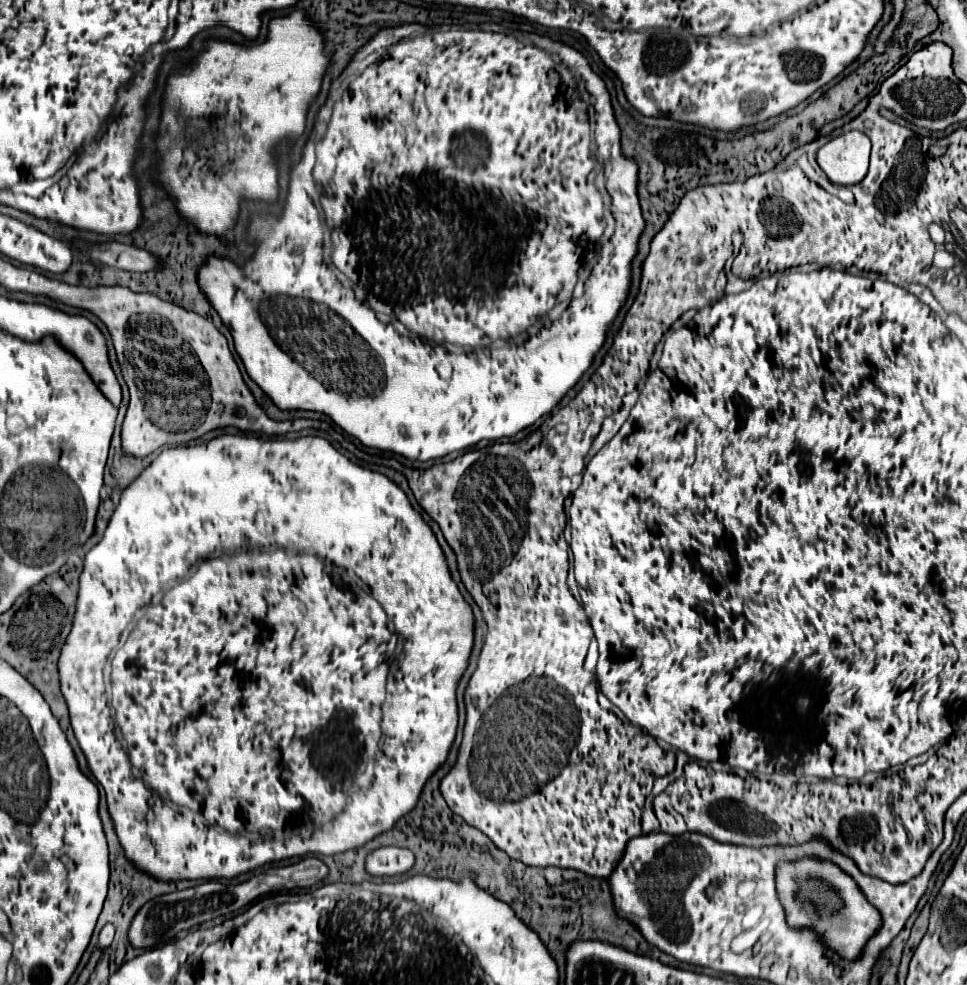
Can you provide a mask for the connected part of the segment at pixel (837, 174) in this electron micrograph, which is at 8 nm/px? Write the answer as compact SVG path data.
M858 130L832 138L818 150L818 164L840 186L860 182L868 172L870 138Z

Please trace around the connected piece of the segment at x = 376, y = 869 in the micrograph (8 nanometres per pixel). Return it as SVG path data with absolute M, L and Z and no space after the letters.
M382 846L366 856L364 870L370 876L398 876L406 874L414 866L414 862L416 858L408 848Z

